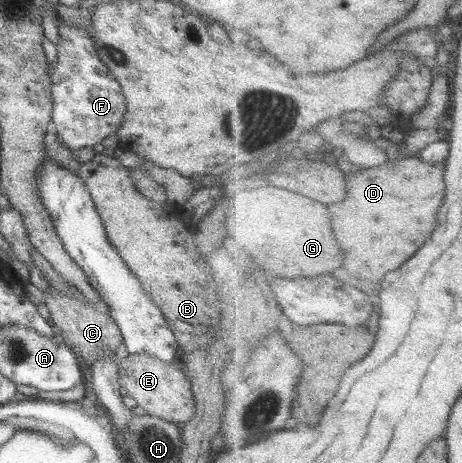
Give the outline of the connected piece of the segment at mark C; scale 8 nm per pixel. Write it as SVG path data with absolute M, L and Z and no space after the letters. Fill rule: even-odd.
M55 285L50 289L51 291L44 291L45 305L50 312L49 319L52 319L51 322L55 325L57 333L76 357L82 357L84 363L91 367L95 361L102 360L102 356L114 358L122 354L123 339L120 328L108 313L95 312L92 304L64 296Z

